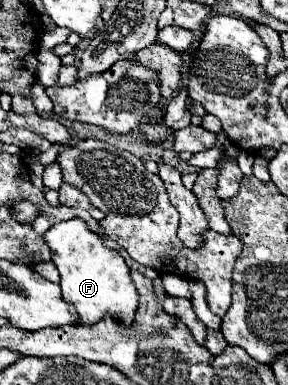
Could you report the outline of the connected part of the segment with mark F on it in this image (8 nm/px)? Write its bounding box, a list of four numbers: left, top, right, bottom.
[44,218,138,328]

